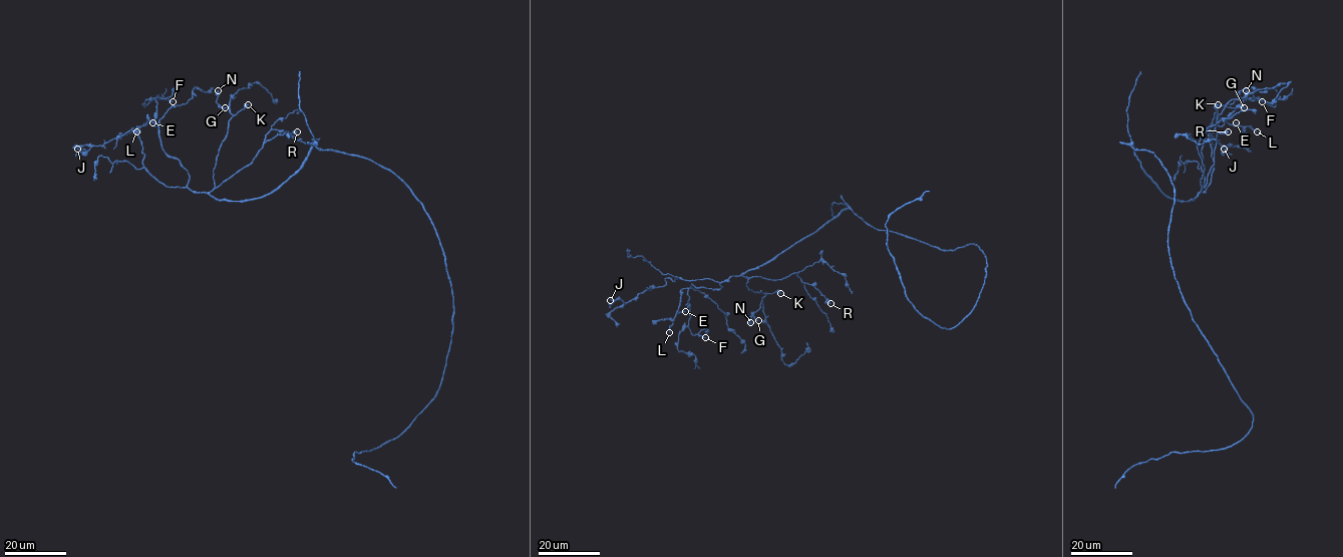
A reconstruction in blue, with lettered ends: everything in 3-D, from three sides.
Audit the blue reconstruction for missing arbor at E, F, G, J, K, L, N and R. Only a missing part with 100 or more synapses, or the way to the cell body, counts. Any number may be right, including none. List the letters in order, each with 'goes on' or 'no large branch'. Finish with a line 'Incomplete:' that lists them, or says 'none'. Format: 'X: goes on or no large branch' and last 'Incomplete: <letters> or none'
E: no large branch
F: no large branch
G: no large branch
J: no large branch
K: no large branch
L: no large branch
N: no large branch
R: no large branch
Incomplete: none

